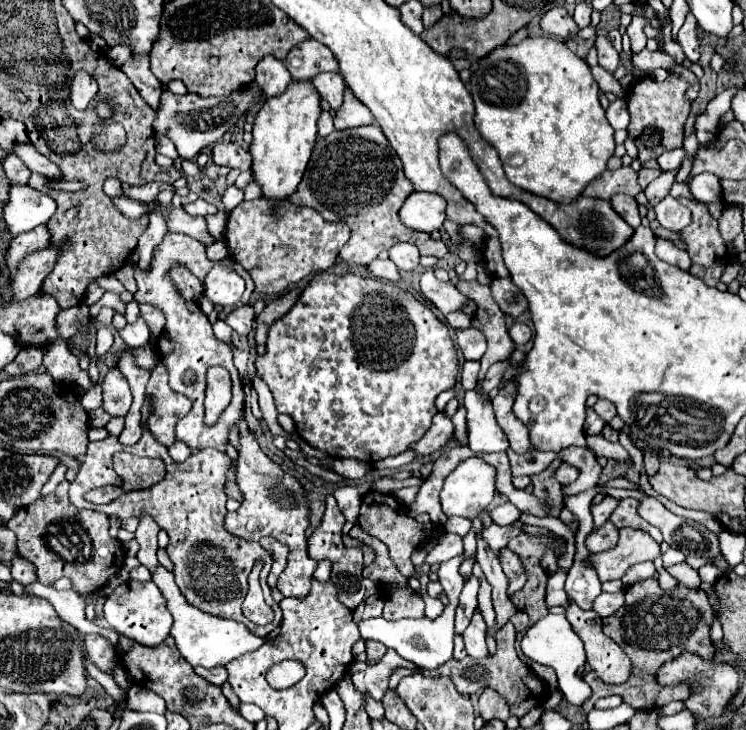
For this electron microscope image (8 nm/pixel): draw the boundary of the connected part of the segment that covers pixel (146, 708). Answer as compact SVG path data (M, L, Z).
M133 684L129 688L127 708L135 710L135 712L157 712L157 714L167 712L165 700L161 696L157 696L155 692L149 692L147 688L139 688L137 684Z

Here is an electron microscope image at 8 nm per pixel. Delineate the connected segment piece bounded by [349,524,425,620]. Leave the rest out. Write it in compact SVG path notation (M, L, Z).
M355 524L349 532L359 542L371 544L371 548L377 552L377 558L371 566L363 568L363 576L371 578L375 584L379 584L383 592L383 618L387 620L401 620L403 618L424 617L425 603L421 596L409 588L407 578L401 576L401 572L391 562L389 554L385 552L385 544L377 540L375 536L369 536L361 532L361 528Z

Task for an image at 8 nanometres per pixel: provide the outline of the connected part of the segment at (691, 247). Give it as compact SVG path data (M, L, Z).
M681 198L691 210L691 224L677 232L691 258L691 274L701 278L707 286L717 286L727 264L727 248L717 230L717 220L709 214L703 202Z

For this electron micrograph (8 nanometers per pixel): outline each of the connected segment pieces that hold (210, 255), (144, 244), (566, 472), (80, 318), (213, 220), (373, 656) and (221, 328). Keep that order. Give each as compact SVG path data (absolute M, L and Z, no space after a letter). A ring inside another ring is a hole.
M217 241L206 247L207 258L211 261L218 261L228 256L228 250L225 243Z
M151 214L151 222L147 226L147 230L141 234L139 238L139 244L137 244L137 250L139 250L139 262L137 266L139 268L147 268L151 258L153 258L153 250L157 244L161 244L163 236L167 234L167 226L165 226L165 220L163 216L159 214Z
M561 462L561 466L555 470L555 478L557 478L563 486L567 486L567 484L575 482L575 480L577 480L577 476L579 476L579 470L577 470L575 466L567 464L567 462Z
M77 304L73 308L67 308L67 310L61 310L59 316L57 316L57 326L59 326L59 332L63 334L63 338L67 336L73 336L75 330L79 328L79 324L83 324L85 320L89 318L89 306L87 304Z
M221 212L221 214L215 214L215 216L207 216L207 226L209 226L209 232L217 238L217 240L225 240L225 224L227 224L227 214Z
M367 642L367 664L375 664L383 658L383 654L387 652L387 648L379 642Z
M217 320L217 322L213 324L213 332L215 332L215 336L217 336L221 342L225 342L227 346L231 346L231 334L233 334L233 330L231 330L223 320Z

